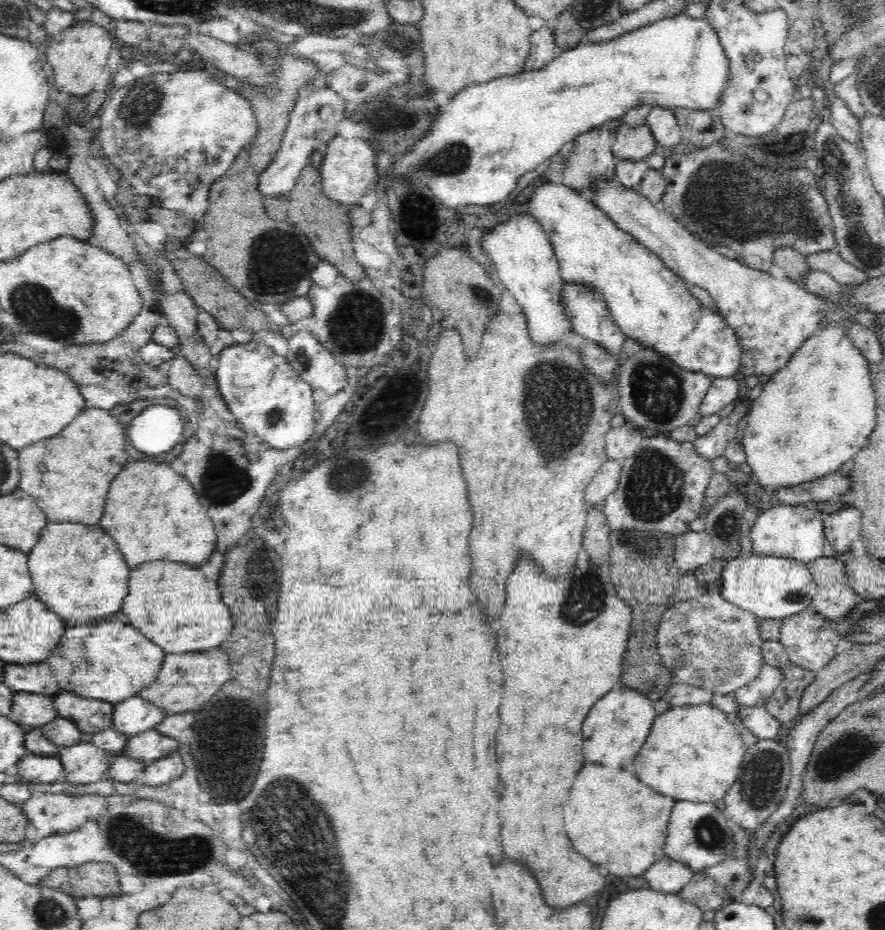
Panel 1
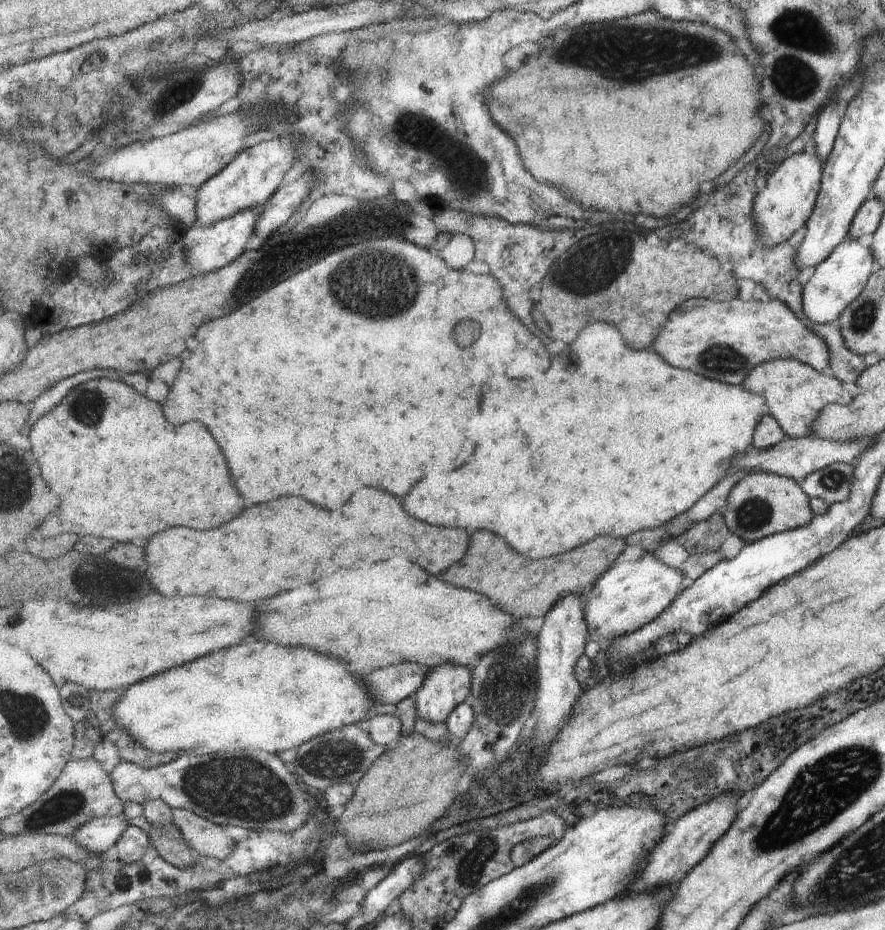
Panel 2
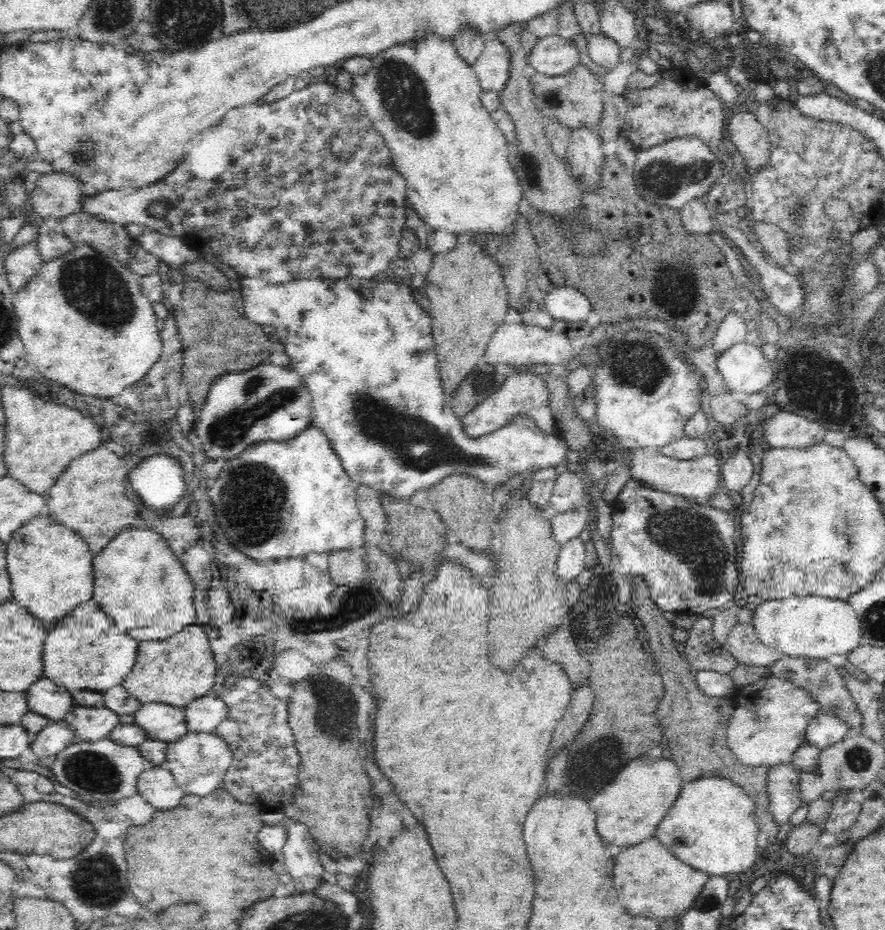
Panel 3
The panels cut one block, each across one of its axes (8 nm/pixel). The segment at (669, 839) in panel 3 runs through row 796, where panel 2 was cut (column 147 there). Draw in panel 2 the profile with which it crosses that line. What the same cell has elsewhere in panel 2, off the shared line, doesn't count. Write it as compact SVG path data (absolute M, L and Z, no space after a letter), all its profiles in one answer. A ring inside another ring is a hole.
M249 636L245 641L238 645L233 645L214 653L202 656L193 662L188 662L183 666L178 666L169 670L166 670L163 674L152 676L131 686L125 694L118 700L118 704L114 706L114 719L116 723L124 730L127 731L132 741L144 749L145 752L155 754L168 753L169 751L177 751L184 753L201 755L210 755L223 753L226 751L265 751L271 754L277 754L278 752L285 752L285 750L291 750L291 748L298 748L304 742L307 742L310 738L318 737L320 734L340 729L343 725L352 725L354 722L359 722L365 712L374 705L370 697L364 680L357 674L351 674L347 670L347 666L343 662L337 662L329 656L321 656L321 654L315 654L313 650L309 648L285 648L285 646L277 646L275 643L263 642L263 640L253 638Z

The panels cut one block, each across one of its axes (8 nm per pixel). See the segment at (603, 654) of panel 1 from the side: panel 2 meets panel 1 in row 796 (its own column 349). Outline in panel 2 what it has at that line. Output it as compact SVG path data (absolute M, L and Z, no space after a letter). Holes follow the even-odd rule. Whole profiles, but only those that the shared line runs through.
M365 488L355 494L341 512L331 512L291 496L253 506L245 510L241 518L209 532L181 526L151 536L147 562L149 568L155 568L155 574L147 576L153 588L163 596L203 596L213 588L227 586L233 588L233 592L241 592L229 598L255 600L259 596L255 596L253 590L263 586L263 562L269 562L267 570L273 568L279 580L287 580L289 590L317 582L321 576L343 570L343 566L351 568L355 562L363 562L365 568L395 558L417 562L429 574L437 576L465 558L470 538L471 534L465 530L429 526L411 518L397 496L375 488Z

